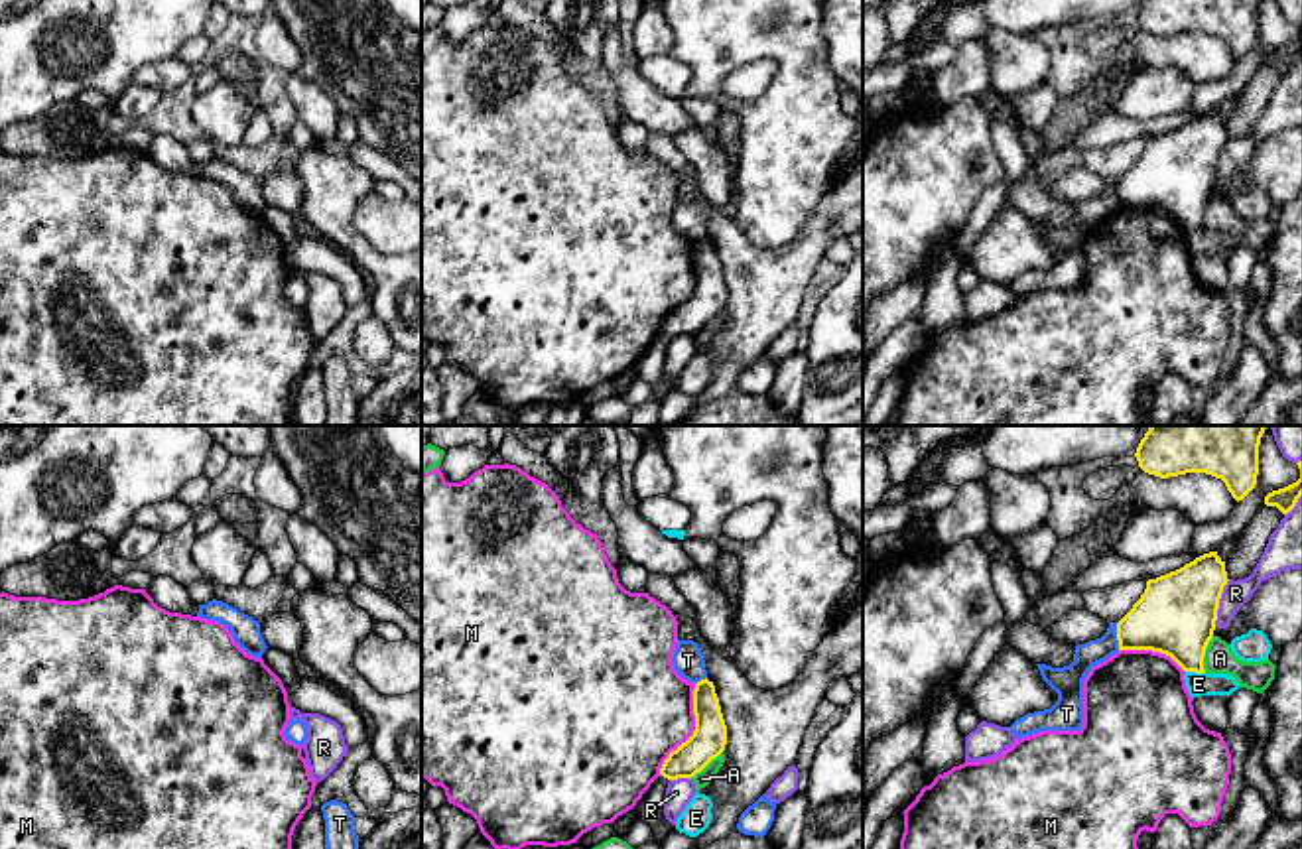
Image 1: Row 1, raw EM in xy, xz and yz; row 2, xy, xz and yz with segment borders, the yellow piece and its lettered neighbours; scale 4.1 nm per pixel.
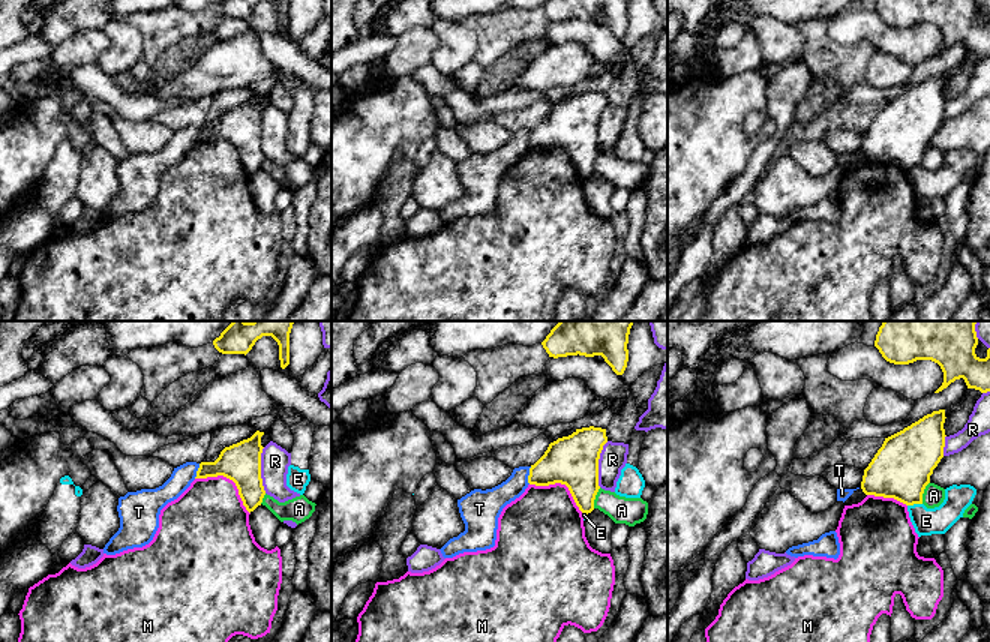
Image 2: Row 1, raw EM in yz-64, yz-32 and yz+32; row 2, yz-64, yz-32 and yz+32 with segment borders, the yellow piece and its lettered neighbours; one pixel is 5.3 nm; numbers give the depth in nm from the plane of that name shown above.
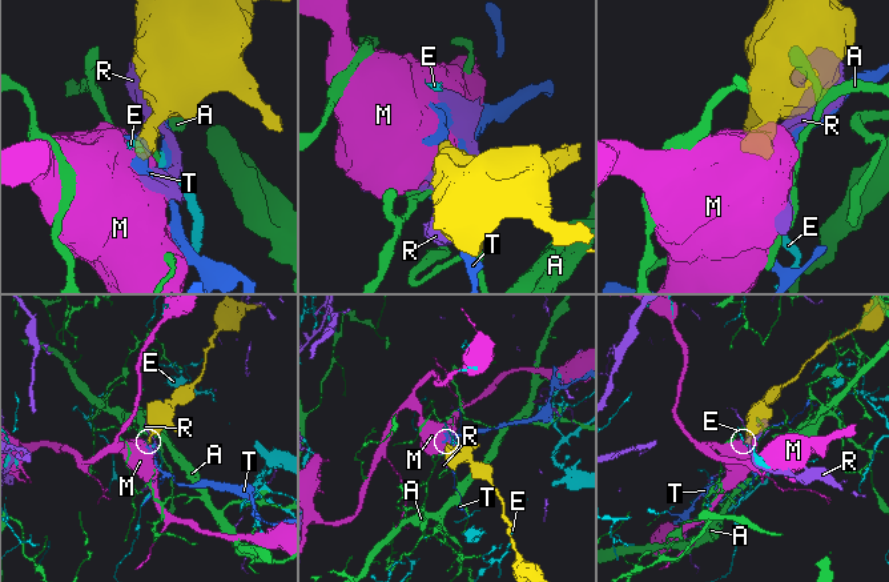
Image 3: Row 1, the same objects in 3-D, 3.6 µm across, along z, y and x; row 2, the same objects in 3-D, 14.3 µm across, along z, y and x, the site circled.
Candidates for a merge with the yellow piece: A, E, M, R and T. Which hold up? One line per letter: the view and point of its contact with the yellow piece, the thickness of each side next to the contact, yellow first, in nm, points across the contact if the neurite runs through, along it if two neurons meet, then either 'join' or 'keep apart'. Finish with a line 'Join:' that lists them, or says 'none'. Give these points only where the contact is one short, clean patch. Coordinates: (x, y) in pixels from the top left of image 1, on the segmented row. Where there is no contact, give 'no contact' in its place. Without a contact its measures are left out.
A: yz (1204, 654) | 320/120 nm | along yz (1214, 637), (1206, 649), (1204, 670) | keep apart
E: yz (1196, 672) | 320/100 nm | along yz (1186, 670), (1204, 672) | keep apart
M: xz (694, 731) | 140/440 nm | along xz (696, 684), (694, 731), (668, 755), (658, 775) | keep apart
R: yz (1218, 603) | 320/110 nm | keep apart
T: yz (1117, 637) | 320/100 nm | along yz (1115, 623), (1119, 649) | keep apart
Join: none

